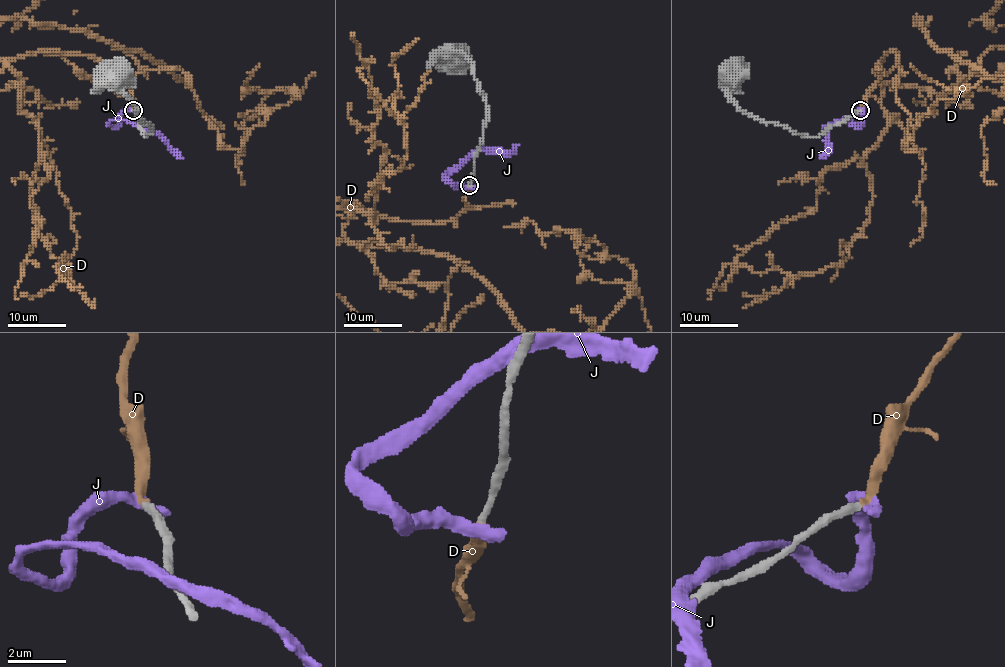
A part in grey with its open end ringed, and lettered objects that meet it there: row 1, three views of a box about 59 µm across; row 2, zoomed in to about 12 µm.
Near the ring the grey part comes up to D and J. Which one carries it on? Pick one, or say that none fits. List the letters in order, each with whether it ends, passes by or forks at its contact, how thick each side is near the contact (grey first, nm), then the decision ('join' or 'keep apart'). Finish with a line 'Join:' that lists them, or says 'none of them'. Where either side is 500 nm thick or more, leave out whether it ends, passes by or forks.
D: it ends | 260/320 nm | join
J: it ends | 260/480 nm | keep apart
Join: D

